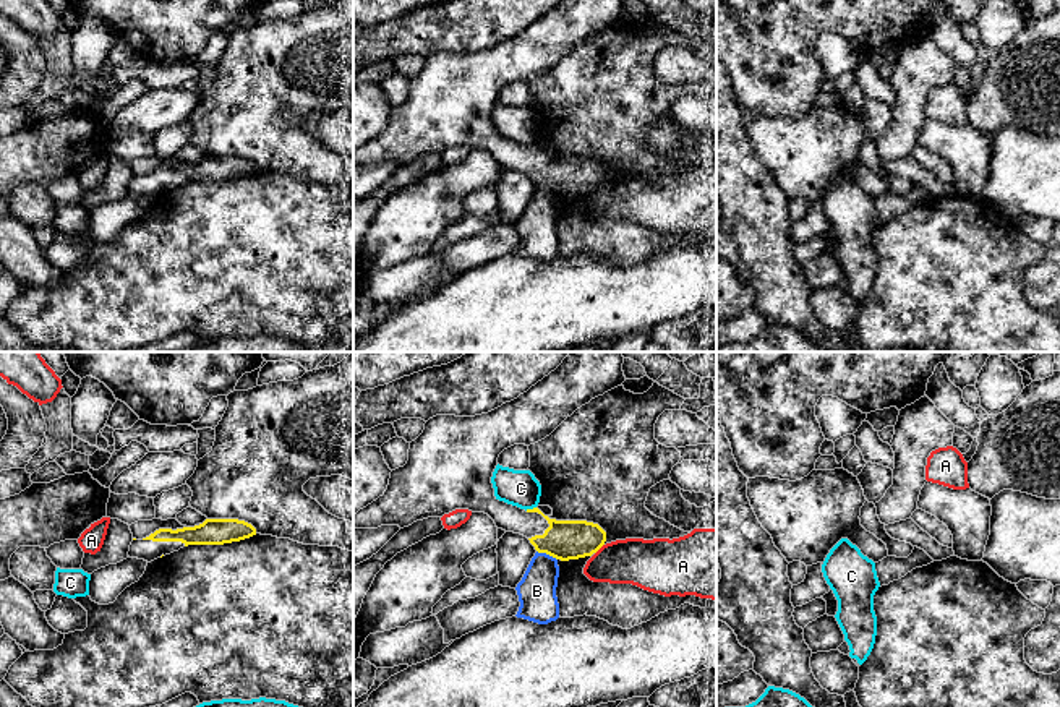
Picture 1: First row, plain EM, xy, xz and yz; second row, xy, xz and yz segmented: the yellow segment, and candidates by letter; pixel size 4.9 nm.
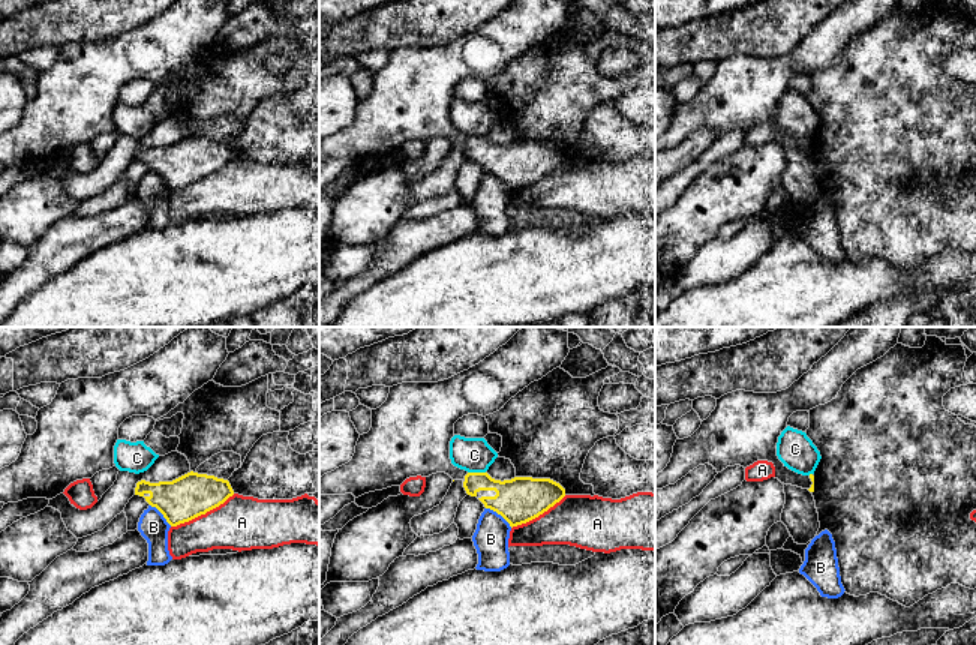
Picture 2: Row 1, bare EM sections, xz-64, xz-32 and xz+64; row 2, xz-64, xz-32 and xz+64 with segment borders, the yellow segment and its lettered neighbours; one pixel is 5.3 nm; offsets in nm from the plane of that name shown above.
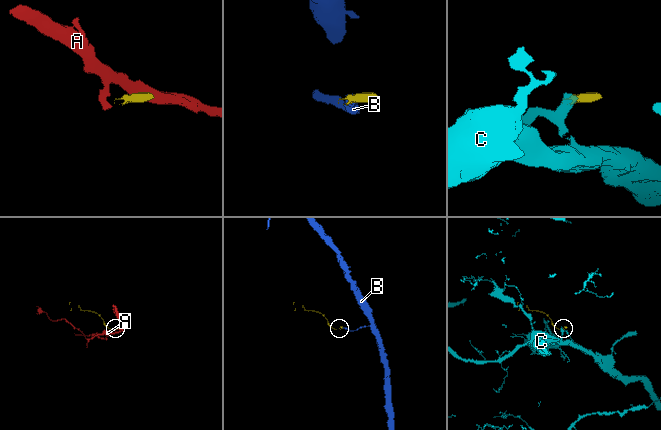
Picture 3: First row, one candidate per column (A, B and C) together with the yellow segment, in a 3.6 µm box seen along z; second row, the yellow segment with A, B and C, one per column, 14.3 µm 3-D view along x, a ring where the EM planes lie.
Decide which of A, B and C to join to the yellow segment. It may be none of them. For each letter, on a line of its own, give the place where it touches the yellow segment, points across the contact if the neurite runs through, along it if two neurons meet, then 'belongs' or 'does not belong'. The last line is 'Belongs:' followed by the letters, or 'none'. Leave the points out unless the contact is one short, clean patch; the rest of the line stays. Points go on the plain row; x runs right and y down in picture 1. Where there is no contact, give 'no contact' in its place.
A: meets yellow in xz at (600, 184); border along xz (603, 180), (595, 190); does not belong
B: meets yellow in xz at (547, 190); border along xz (537, 187), (556, 197); does not belong
C: meets yellow in xz at (530, 146); border along xz (535, 143), (525, 146); does not belong
Belongs: none

